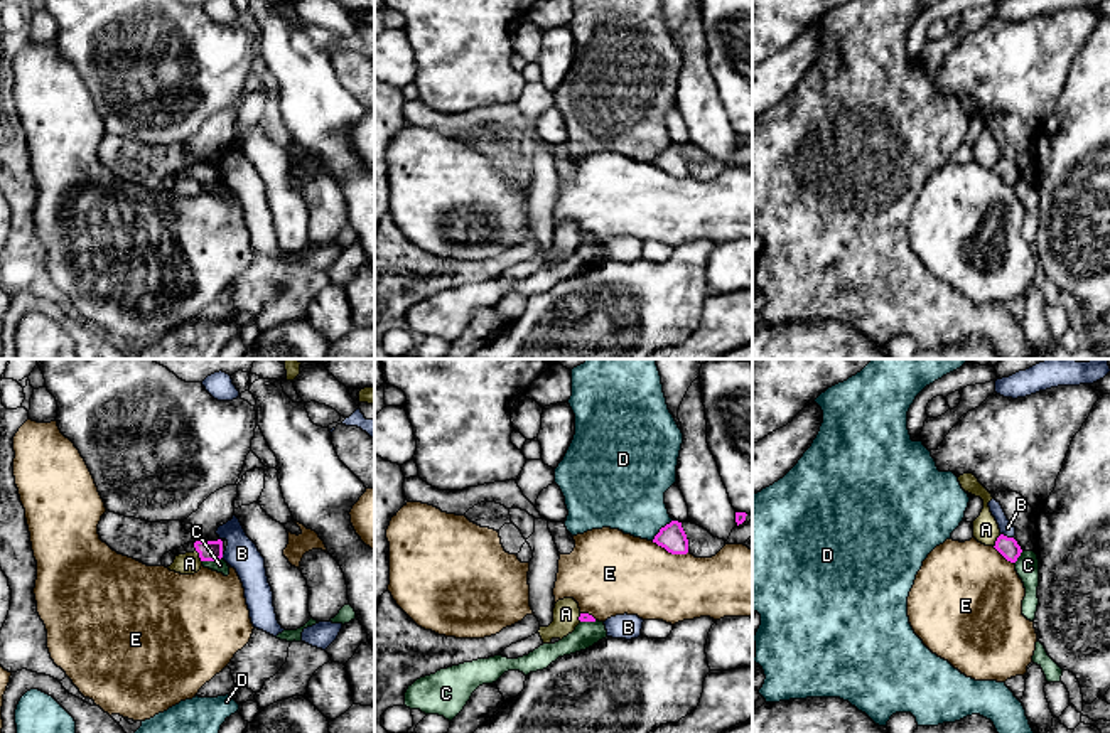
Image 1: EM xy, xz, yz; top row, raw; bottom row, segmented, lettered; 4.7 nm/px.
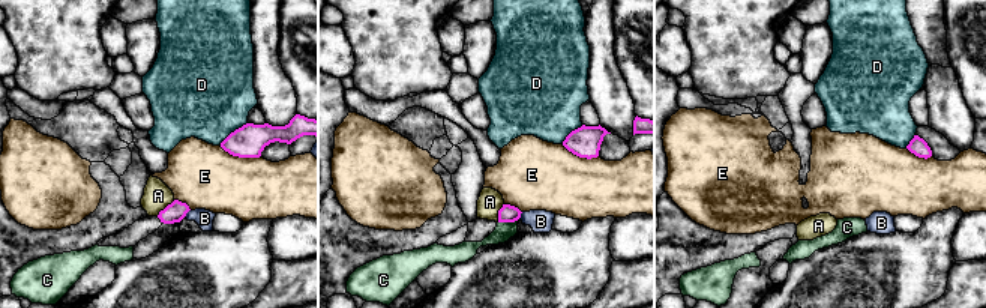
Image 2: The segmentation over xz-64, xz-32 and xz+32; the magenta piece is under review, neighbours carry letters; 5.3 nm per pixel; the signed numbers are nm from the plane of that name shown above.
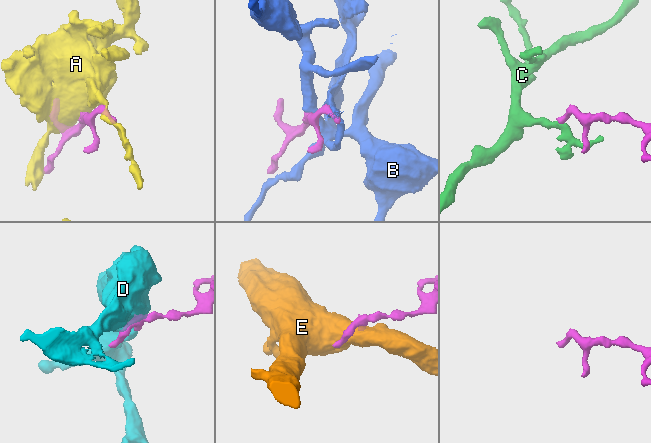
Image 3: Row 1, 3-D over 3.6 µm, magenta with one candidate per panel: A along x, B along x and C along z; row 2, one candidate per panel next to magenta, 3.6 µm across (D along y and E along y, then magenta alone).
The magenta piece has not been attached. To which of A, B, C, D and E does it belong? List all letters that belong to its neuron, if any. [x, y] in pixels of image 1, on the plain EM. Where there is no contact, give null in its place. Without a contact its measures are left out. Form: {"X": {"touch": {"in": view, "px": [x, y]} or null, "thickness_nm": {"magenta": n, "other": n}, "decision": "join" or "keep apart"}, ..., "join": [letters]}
{"A": {"touch": {"in": "yz", "px": [996, 164]}, "thickness_nm": {"magenta": 100, "other": 130}, "decision": "keep apart"}, "B": {"touch": {"in": "yz", "px": [1006, 159]}, "thickness_nm": {"magenta": 100, "other": 70}, "decision": "keep apart"}, "C": {"touch": {"in": "xy", "px": [211, 182]}, "thickness_nm": {"magenta": 100, "other": 60}, "decision": "keep apart"}, "D": {"touch": {"in": "xz", "px": [660, 152]}, "thickness_nm": {"magenta": 120, "other": 380}, "decision": "keep apart"}, "E": {"touch": {"in": "xz", "px": [670, 174]}, "thickness_nm": {"magenta": 120, "other": 360}, "decision": "keep apart"}, "join": []}

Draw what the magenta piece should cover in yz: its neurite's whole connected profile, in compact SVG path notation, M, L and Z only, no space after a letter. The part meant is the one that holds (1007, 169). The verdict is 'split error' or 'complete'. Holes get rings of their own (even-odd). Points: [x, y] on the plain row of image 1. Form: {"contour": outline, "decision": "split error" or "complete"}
{"contour": "M1000 157L994 169L1007 184L1016 185L1022 172L1014 160Z", "decision": "complete"}

